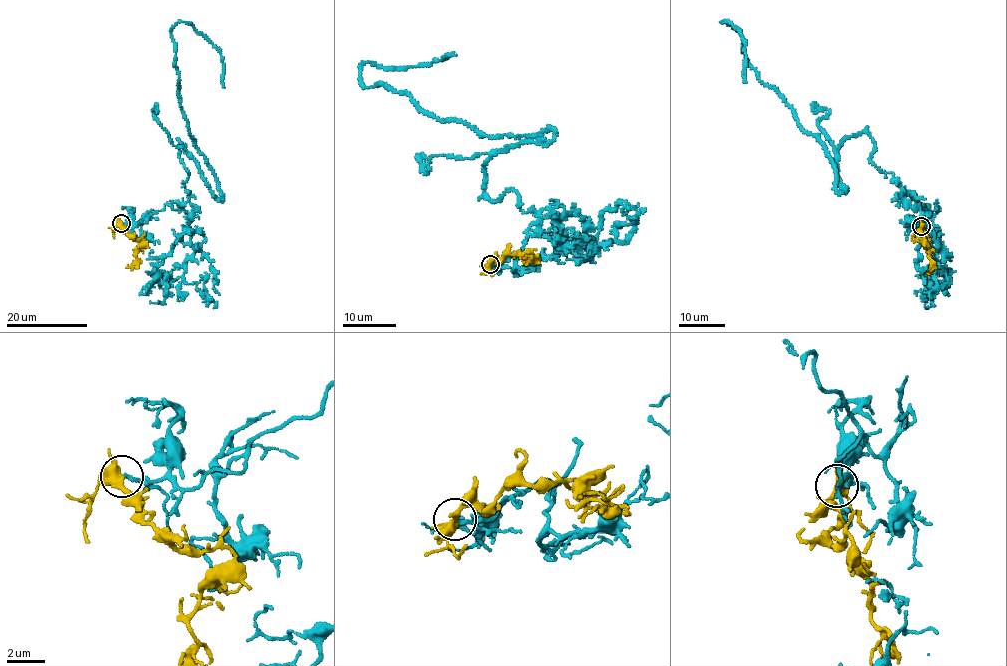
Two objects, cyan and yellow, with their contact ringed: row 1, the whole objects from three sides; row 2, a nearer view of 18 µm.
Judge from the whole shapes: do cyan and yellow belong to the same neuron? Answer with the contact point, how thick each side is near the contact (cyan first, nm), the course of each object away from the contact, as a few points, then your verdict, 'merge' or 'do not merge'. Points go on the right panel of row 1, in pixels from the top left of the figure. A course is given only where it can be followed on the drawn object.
place (921, 226); calibres 200 and 360 nm; course cyan (921, 225), (866, 132), (835, 155), (835, 189), (820, 141), (722, 21), (746, 41), (746, 82); course yellow (921, 225), (918, 238), (920, 241), (924, 238), (931, 264), (931, 272), (927, 274); merge

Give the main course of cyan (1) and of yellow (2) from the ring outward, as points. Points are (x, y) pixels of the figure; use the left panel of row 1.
1: (121, 223), (188, 201), (180, 143), (222, 199), (180, 105), (175, 25), (191, 23), (220, 52), (224, 87)
2: (121, 223), (133, 239), (144, 240), (135, 253), (138, 266), (126, 268)

